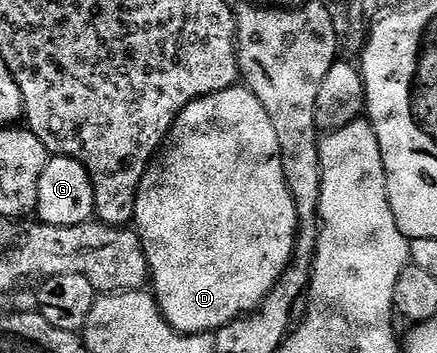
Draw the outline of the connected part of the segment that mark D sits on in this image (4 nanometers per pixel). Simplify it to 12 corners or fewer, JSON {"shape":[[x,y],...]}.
{"shape":[[245,86],[180,110],[132,224],[187,334],[294,256],[276,126]]}

